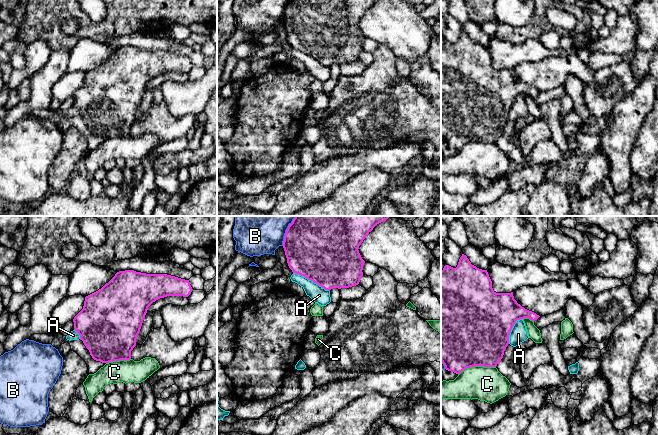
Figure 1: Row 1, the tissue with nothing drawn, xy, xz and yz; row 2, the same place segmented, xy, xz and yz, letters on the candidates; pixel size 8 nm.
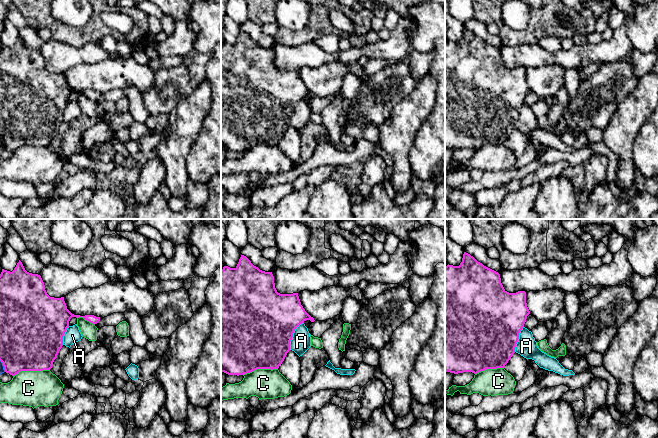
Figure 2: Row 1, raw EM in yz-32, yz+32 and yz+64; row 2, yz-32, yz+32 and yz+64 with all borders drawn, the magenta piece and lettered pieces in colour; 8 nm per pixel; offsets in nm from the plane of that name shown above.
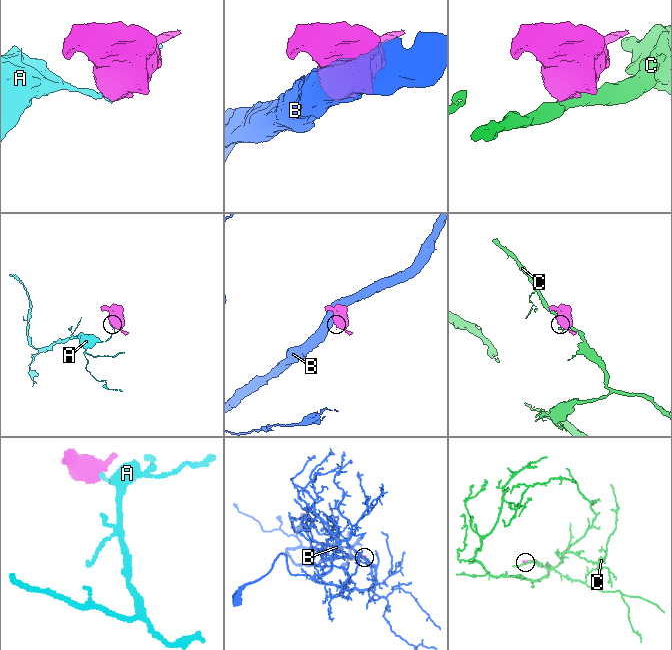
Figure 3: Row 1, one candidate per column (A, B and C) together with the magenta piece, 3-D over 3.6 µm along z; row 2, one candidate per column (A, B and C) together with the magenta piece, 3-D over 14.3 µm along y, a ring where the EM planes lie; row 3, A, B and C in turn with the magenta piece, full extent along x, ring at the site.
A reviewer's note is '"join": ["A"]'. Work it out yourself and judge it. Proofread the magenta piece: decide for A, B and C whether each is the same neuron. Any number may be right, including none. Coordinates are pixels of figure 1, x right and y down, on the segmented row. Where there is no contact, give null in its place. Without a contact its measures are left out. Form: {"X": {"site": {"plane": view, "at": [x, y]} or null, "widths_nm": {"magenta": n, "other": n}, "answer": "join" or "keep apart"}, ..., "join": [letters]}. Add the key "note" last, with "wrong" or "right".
{"A": {"site": {"plane": "xz", "at": [311, 280]}, "widths_nm": {"magenta": 500, "other": 130}, "answer": "keep apart"}, "B": {"site": {"plane": "xz", "at": [286, 231]}, "widths_nm": {"magenta": 500, "other": 440}, "answer": "keep apart"}, "C": {"site": {"plane": "yz", "at": [476, 365]}, "widths_nm": {"magenta": 500, "other": 280}, "answer": "keep apart"}, "join": [], "note": "wrong"}

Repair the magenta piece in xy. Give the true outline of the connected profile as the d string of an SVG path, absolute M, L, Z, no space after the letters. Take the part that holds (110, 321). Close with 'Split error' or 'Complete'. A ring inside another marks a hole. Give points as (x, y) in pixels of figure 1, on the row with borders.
M119 271L101 289L85 297L83 309L73 319L74 330L94 360L102 363L130 360L148 307L167 296L188 297L192 290L189 280L175 276Z. Complete

